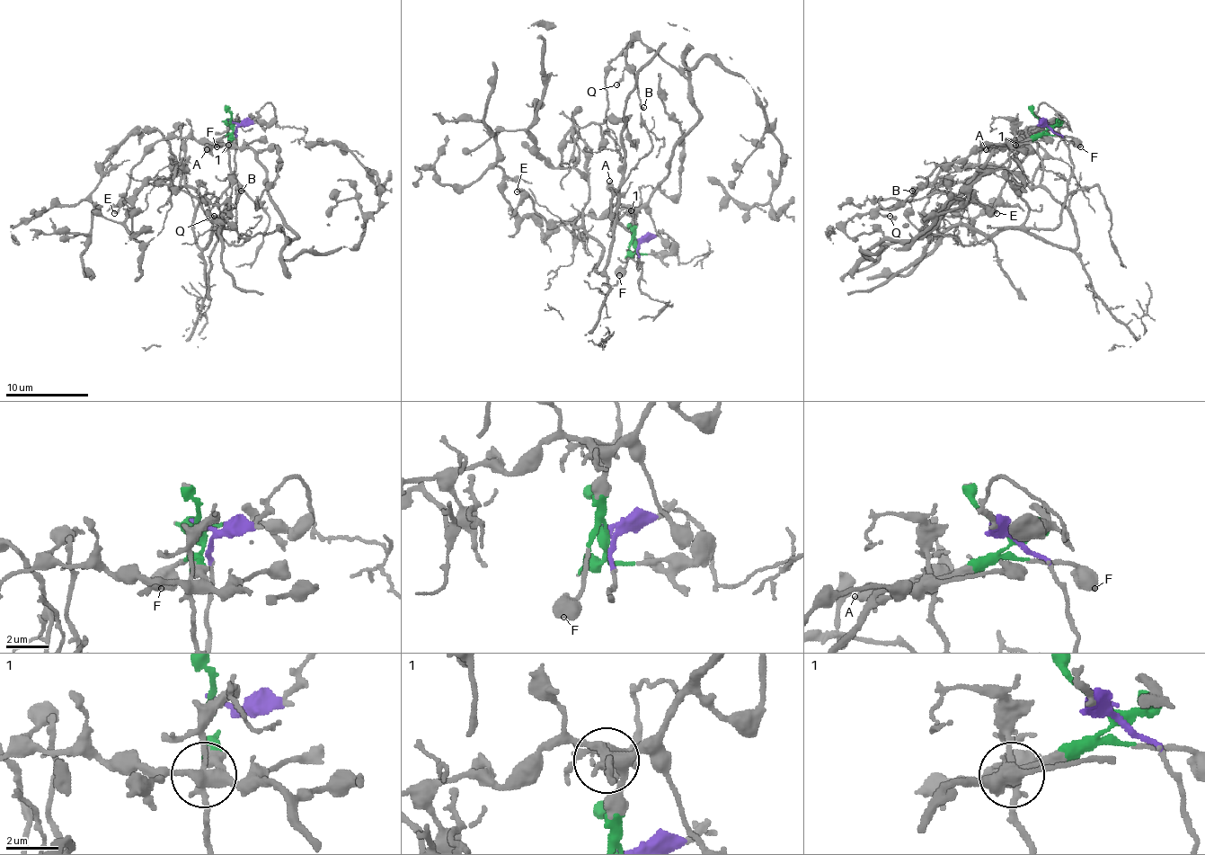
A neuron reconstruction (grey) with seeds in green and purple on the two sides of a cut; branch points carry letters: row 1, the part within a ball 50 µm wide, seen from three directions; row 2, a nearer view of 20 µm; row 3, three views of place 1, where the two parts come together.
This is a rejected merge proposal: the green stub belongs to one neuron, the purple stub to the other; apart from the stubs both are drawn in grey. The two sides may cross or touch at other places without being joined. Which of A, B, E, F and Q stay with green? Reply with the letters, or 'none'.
A, B, E, F, Q

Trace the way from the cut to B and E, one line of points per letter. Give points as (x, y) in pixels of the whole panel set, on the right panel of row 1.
B: (1045, 122), (1039, 135), (997, 146), (921, 236), (845, 232), (855, 215), (900, 205), (913, 191)
E: (1045, 122), (1039, 135), (1010, 143), (1024, 138), (1027, 157), (1008, 176), (996, 213)

